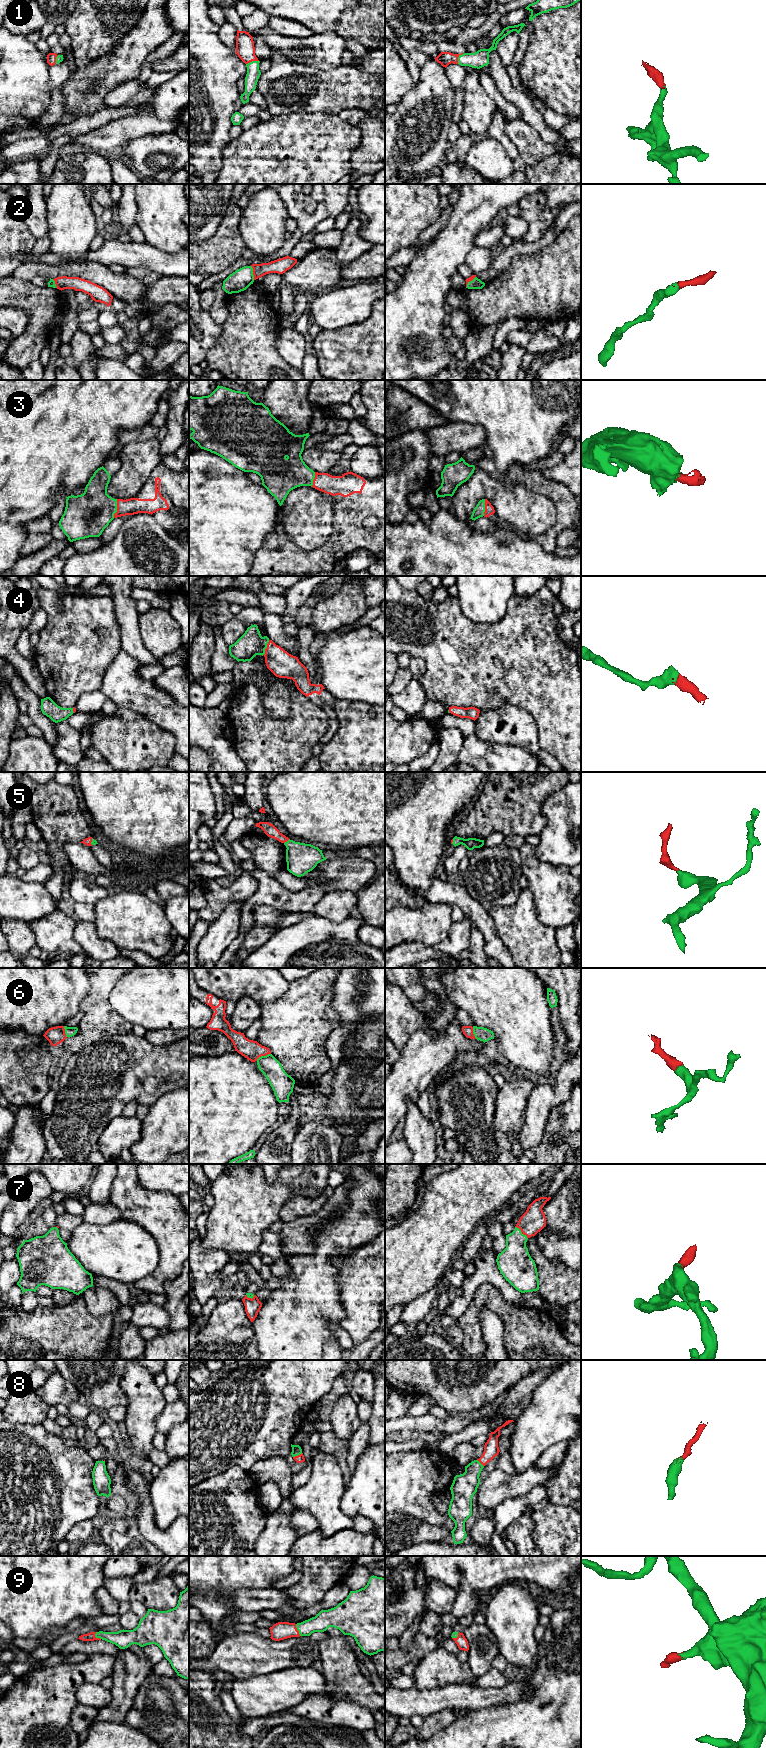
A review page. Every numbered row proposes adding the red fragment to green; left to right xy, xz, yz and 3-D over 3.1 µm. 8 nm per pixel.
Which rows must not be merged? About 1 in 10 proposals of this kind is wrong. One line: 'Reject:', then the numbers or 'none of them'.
Reject: none of them

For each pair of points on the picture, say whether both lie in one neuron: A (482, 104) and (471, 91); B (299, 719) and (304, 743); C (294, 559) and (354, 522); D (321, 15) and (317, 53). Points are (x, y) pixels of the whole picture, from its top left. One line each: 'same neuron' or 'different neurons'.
A: same neuron
B: same neuron
C: same neuron
D: different neurons

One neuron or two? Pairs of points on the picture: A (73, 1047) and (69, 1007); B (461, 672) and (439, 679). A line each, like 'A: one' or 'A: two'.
A: two
B: one

